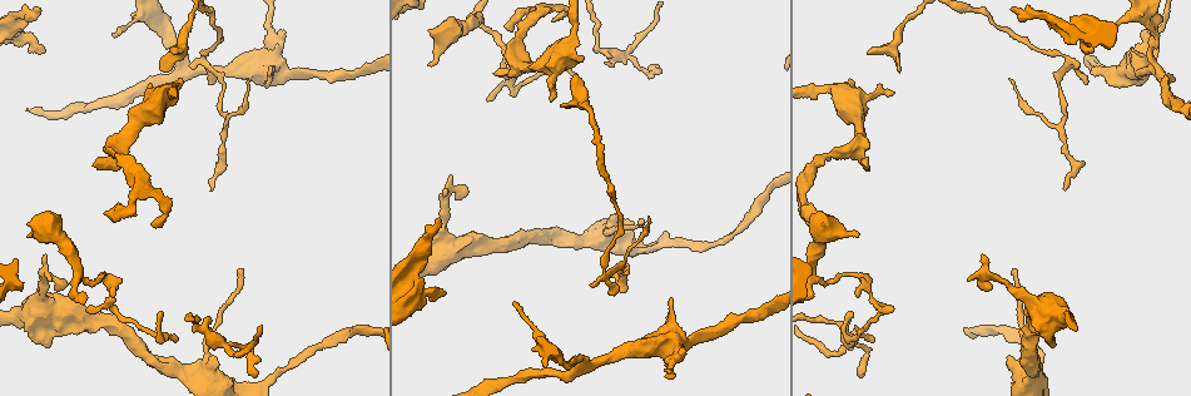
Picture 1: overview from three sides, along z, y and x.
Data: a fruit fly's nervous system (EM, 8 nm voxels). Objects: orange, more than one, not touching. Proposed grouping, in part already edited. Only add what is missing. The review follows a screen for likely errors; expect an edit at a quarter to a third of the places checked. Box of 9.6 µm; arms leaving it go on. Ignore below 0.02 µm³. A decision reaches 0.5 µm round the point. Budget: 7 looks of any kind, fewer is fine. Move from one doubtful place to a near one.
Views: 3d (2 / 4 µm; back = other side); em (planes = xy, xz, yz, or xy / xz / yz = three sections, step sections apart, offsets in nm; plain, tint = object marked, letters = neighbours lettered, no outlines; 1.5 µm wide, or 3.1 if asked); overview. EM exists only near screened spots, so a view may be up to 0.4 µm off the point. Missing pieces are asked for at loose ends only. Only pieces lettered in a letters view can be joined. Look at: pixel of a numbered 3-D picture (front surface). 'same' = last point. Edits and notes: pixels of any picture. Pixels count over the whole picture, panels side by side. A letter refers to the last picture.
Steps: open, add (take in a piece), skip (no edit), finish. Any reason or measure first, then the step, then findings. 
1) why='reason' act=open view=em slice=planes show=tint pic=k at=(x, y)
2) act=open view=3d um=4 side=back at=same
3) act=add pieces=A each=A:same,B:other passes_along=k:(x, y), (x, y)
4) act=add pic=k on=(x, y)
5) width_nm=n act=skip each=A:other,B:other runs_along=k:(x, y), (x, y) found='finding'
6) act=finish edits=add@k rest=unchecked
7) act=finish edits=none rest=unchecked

act=open view=em slice=planes show=letters pic=1 at=(94, 164)

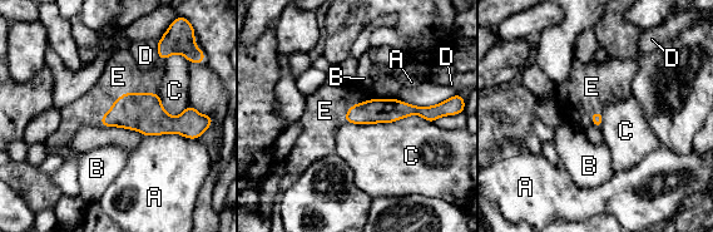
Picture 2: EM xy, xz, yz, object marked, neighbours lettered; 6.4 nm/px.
act=add pieces=E each=A:other,B:other,C:other,D:other,E:same passes_along=2:(143, 112), (125, 93), (122, 74) found='it goes on there'

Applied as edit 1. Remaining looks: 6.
why='branch stops here' act=open view=3d um=2 side=back pic=1 at=(554, 20)

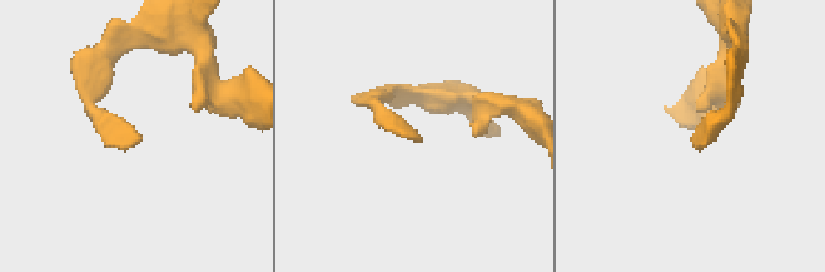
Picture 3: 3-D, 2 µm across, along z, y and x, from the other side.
act=open view=em slice=planes show=letters pic=3 at=(133, 142)

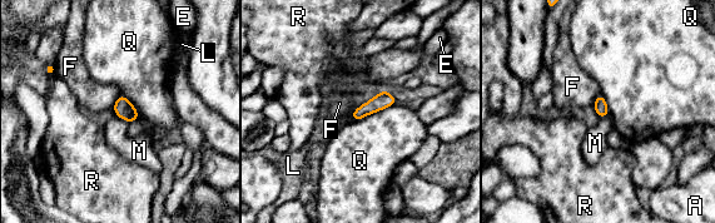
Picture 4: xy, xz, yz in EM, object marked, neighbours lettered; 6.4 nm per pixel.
width_nm=90 act=skip each=A:other,E:other,F:other,L:other,M:other,Q:other,R:other runs_along=4:(392, 100), (381, 100), (354, 117) found='none of them fits'

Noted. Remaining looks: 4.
why='branch stops here' act=open view=em slice=planes show=letters pic=1 at=(576, 76)

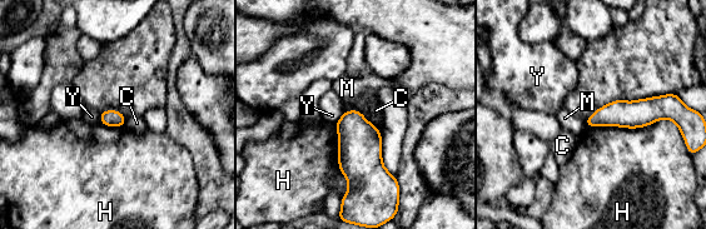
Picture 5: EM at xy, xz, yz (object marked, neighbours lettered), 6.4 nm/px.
act=skip each=C:other,H:other,M:other,Y:other border=5:(127, 118), (124, 124) found='none of them fits'

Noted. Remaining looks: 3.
act=finish edits=add@2 rest=unchecked

